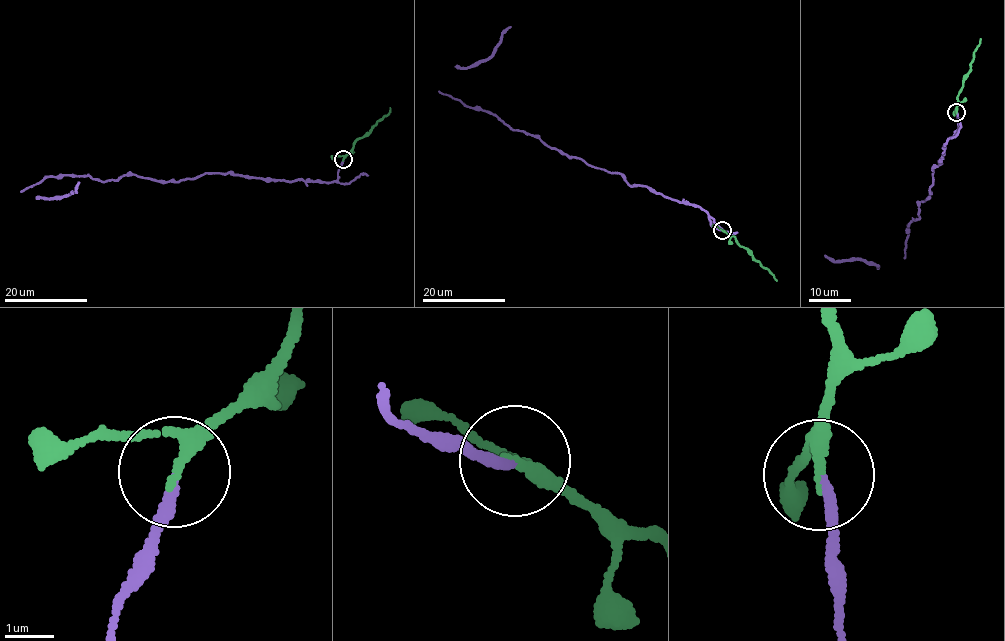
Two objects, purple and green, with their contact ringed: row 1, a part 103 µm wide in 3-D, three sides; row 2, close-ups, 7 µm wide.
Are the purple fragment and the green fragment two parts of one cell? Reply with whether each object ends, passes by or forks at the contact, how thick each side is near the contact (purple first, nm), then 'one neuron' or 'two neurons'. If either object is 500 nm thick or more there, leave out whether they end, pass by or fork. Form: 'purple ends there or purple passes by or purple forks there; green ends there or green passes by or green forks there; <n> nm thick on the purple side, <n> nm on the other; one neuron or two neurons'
purple ends there; green passes by; 200 nm thick on the purple side, 200 nm on the other; one neuron

